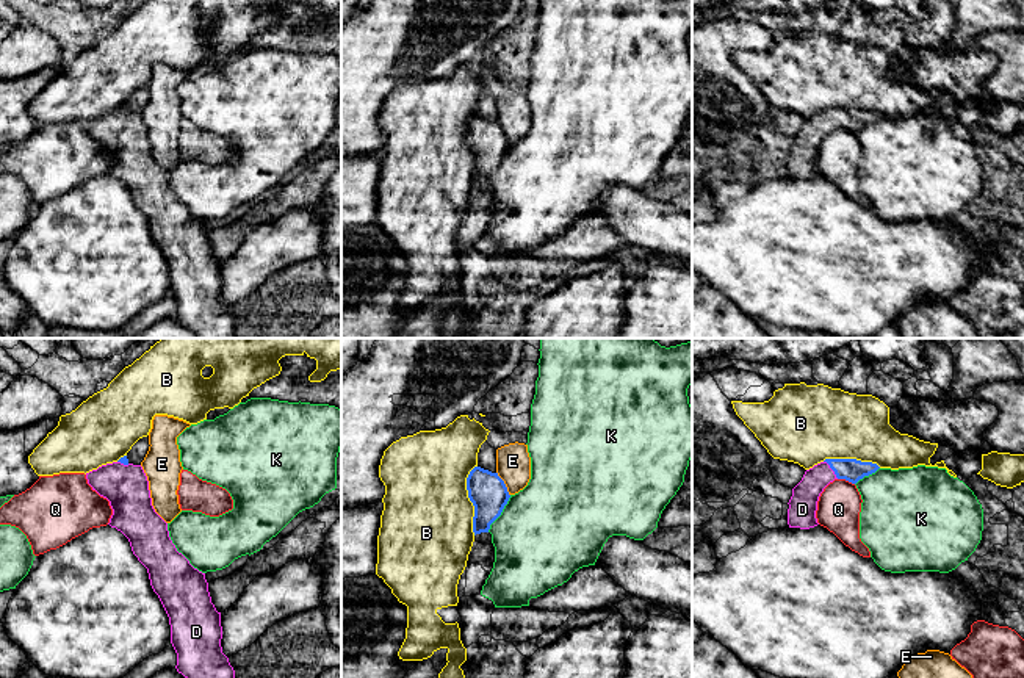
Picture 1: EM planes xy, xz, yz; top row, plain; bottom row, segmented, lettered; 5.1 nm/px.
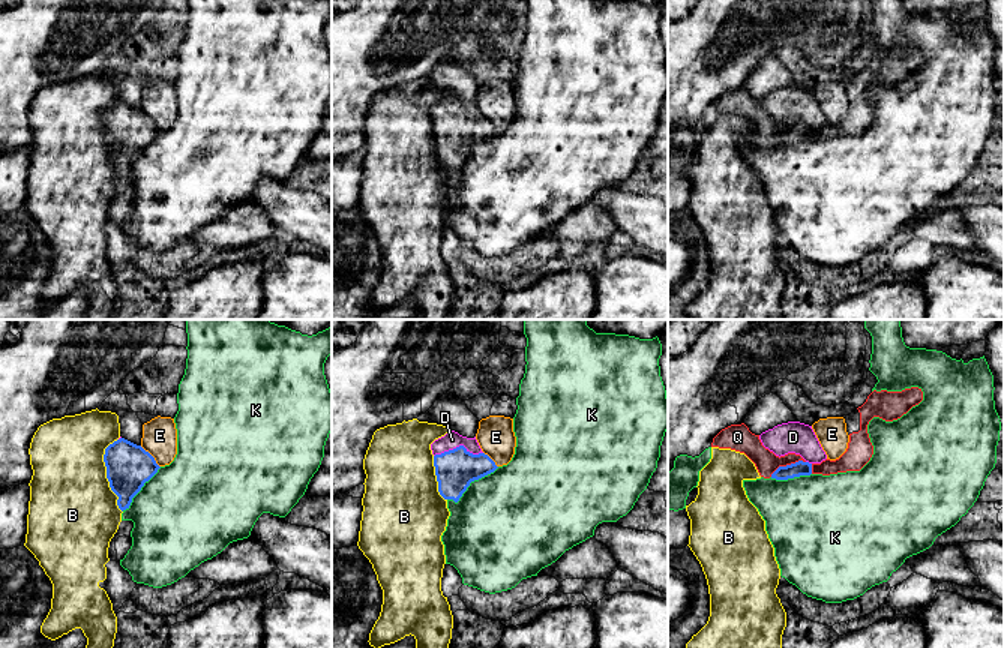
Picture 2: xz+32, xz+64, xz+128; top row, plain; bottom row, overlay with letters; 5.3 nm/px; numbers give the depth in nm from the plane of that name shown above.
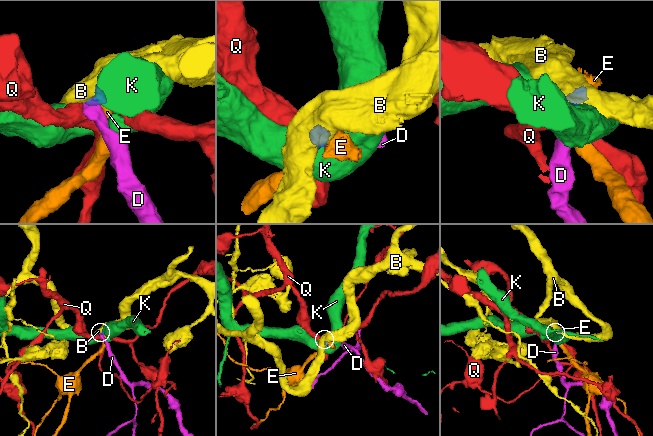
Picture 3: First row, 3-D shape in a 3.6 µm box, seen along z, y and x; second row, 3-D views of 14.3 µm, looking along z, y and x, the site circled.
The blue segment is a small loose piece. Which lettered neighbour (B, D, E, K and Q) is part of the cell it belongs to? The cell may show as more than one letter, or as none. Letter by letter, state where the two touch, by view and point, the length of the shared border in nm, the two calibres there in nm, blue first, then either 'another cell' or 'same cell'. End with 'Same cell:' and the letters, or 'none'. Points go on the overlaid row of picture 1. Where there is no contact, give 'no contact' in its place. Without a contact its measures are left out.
B: xz (470, 500) | 360 nm | 200/460 nm | another cell
D: yz (832, 468) | 120 nm | 120/140 nm | same cell
E: xz (504, 484) | 140 nm | 200/180 nm | another cell
K: xz (500, 514) | 220 nm | 200/500 nm | another cell
Q: yz (846, 479) | 90 nm | 120/220 nm | another cell
Same cell: D

